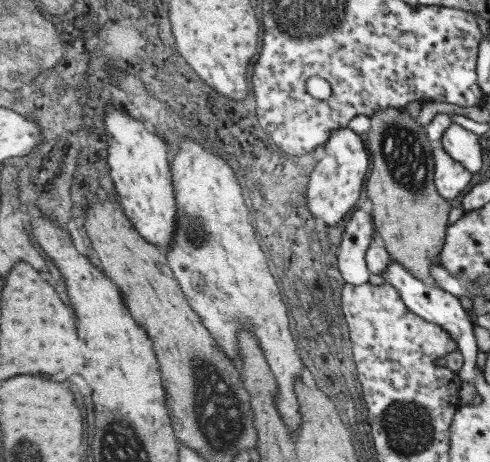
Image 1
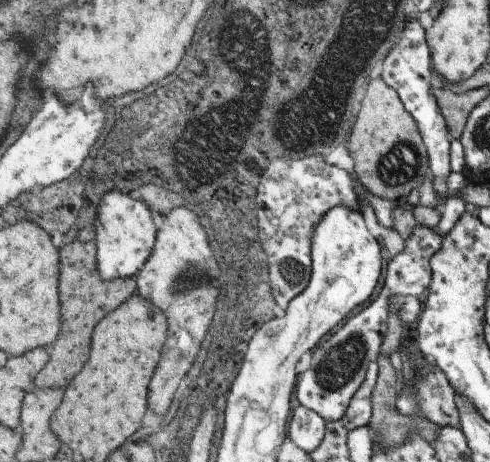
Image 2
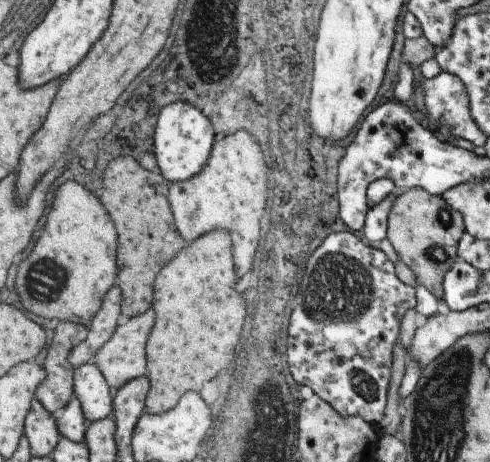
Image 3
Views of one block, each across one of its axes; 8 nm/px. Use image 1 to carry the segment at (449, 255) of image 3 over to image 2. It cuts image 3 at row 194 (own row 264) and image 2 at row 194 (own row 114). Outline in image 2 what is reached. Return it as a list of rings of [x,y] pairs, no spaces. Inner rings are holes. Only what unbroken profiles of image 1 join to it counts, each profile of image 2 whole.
[[[381,76],[367,82],[365,98],[361,100],[357,120],[349,134],[347,150],[361,186],[373,196],[391,200],[397,206],[407,204],[407,194],[413,188],[419,188],[429,176],[429,158],[417,132],[417,124],[401,106],[395,90],[387,86]]]

